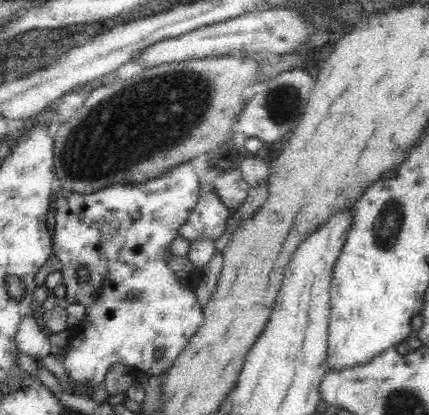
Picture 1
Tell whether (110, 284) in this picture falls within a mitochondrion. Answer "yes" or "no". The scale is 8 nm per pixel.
no

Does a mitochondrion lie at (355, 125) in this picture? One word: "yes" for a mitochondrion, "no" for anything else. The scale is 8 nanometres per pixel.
no

